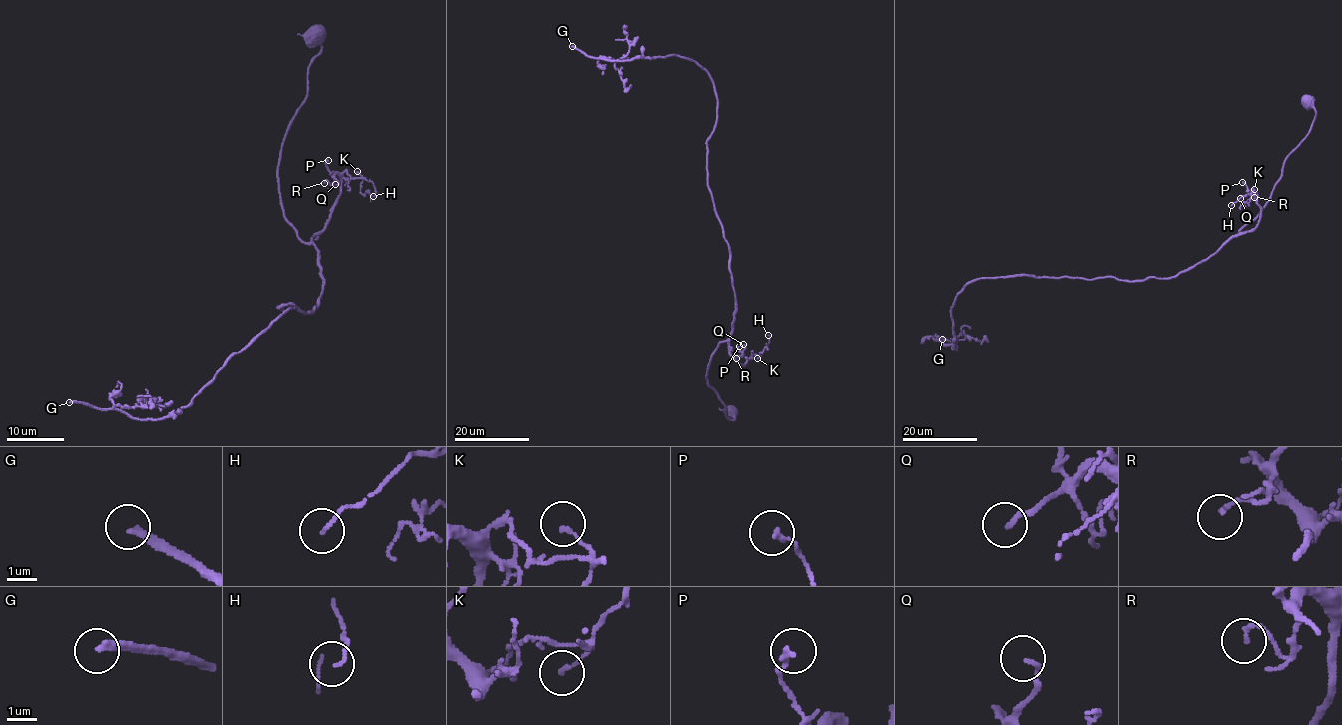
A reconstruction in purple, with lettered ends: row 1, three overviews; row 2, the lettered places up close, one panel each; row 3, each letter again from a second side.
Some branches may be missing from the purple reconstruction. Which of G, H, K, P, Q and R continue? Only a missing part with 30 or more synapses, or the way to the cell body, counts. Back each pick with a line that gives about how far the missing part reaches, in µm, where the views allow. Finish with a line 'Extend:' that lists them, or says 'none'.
G: about 80 µm are missing
Extend: G

